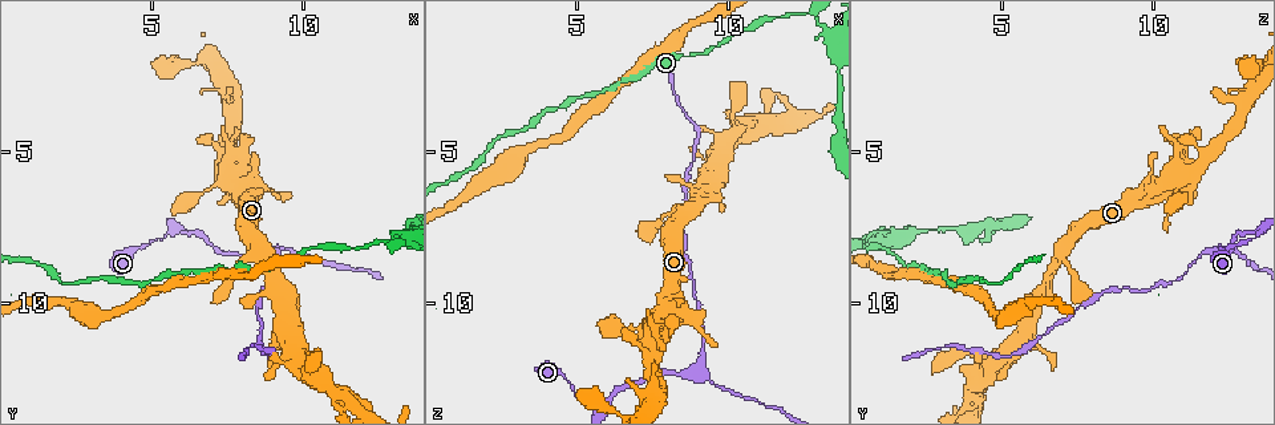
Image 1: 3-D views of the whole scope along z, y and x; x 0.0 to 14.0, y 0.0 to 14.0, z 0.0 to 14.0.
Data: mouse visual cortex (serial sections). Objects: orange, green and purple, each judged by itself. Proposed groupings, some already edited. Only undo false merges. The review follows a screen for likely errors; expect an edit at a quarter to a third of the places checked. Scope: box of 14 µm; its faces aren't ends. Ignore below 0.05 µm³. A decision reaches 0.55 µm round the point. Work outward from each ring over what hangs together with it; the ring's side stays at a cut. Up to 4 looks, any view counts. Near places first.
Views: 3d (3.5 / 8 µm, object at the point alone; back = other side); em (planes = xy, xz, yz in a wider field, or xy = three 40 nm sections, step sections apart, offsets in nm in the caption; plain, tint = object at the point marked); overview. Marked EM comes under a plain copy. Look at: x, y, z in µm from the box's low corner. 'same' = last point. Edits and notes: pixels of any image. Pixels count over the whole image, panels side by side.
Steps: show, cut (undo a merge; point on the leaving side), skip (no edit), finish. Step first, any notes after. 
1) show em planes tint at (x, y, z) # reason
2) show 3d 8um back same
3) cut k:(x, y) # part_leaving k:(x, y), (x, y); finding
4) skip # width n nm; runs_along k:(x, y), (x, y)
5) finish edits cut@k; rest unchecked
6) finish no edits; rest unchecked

show em xy step 1 tint at (5.4, 7.8, 13.4) # sharp bend

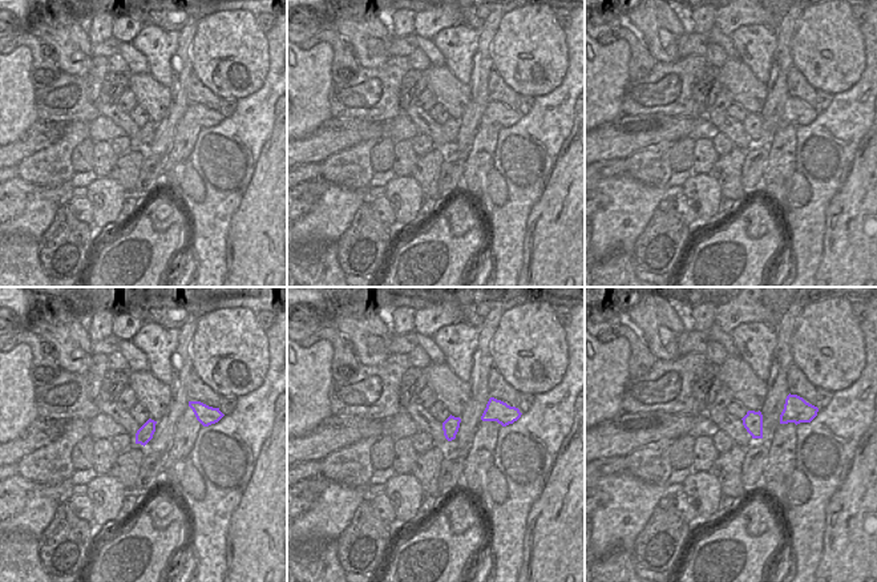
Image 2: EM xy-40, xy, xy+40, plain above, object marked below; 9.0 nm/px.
show 3d 3.5um same # wider look

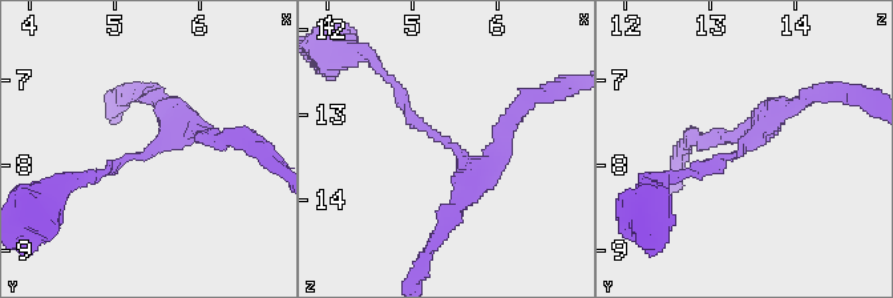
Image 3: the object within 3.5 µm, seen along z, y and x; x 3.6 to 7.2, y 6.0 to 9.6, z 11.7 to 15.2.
skip # arm_widths 150, 250, 300 nm; runs_along 3:(394, 85), (409, 116), (475, 168), (498, 137); continuous, no second cell

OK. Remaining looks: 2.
show 3d 3.5um at (13.3, 7.6, 1.0) # calibre changes

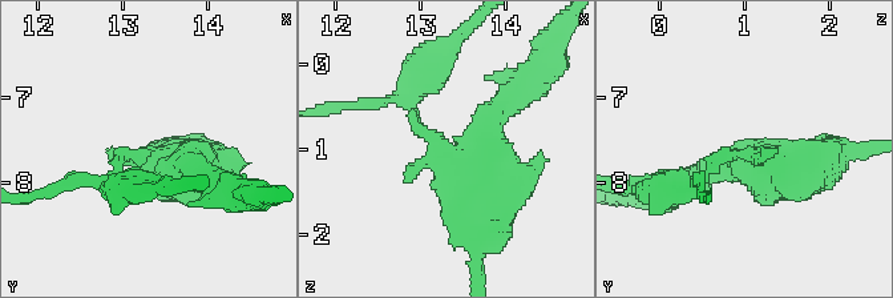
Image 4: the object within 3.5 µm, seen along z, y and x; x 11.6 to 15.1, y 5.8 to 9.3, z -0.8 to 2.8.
show em xy step 5 tint at (13.20, 7.70, 1.00)

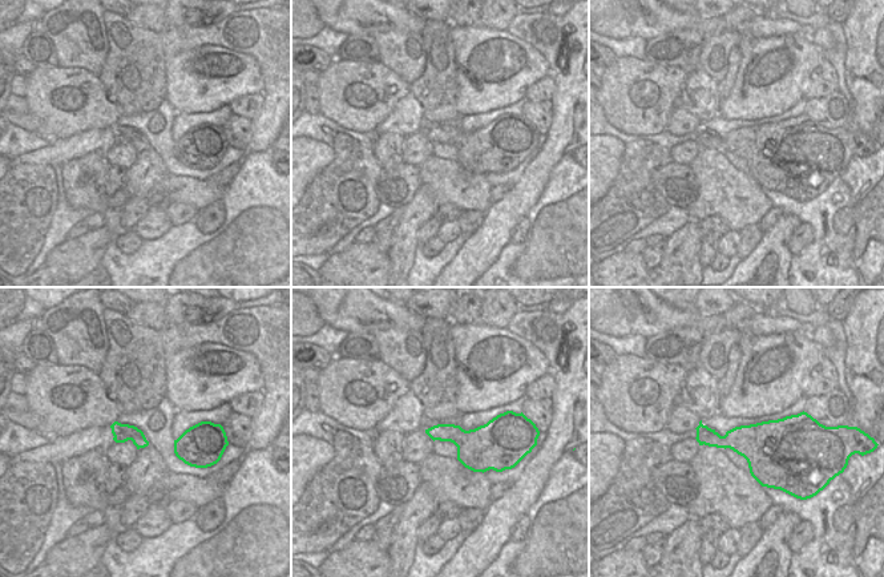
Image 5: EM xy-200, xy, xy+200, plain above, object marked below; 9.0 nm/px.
cut 4:(443, 143) # part_leaving 4:(415, 116), (480, 181), (480, 212); a second cell is stuck on

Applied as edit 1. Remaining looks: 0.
finish edits cut@4; rest unchecked

